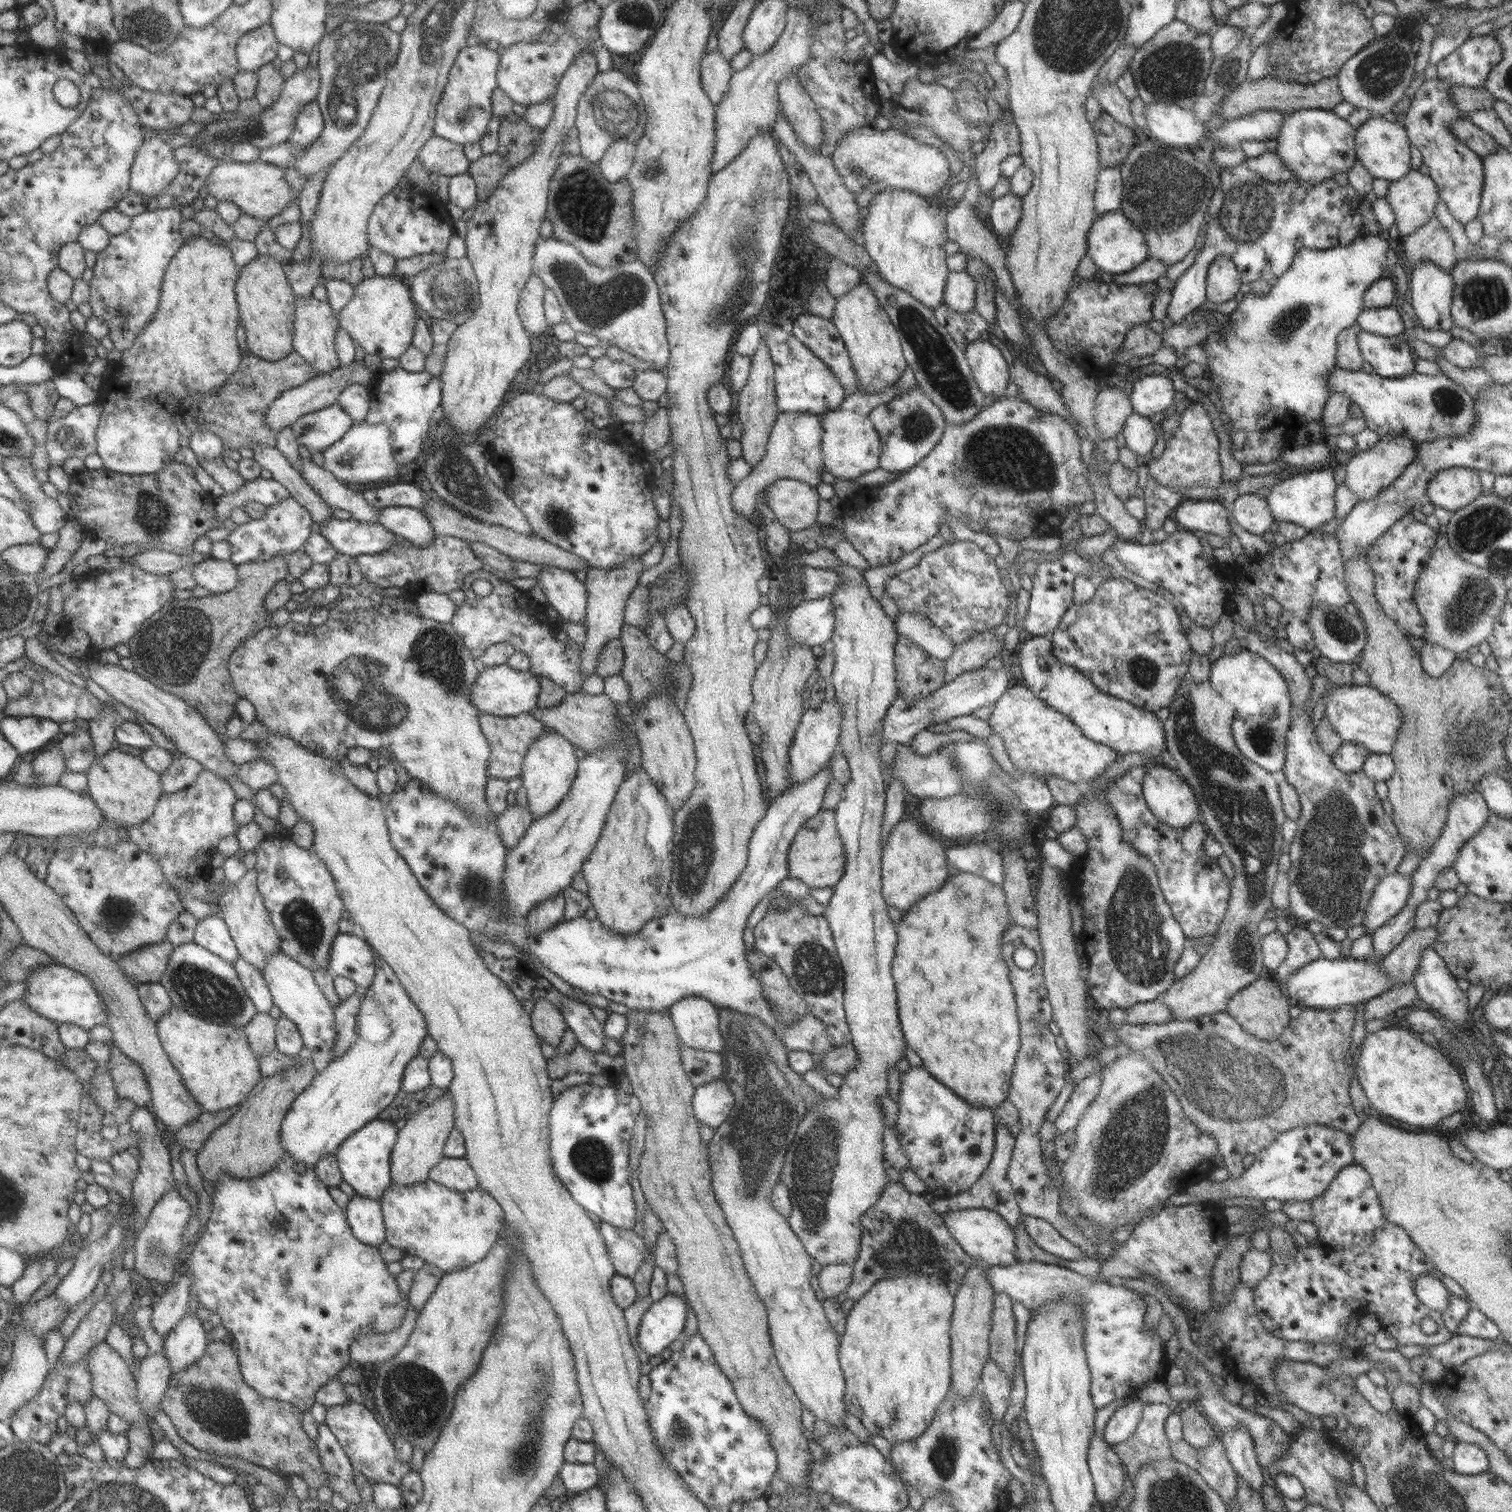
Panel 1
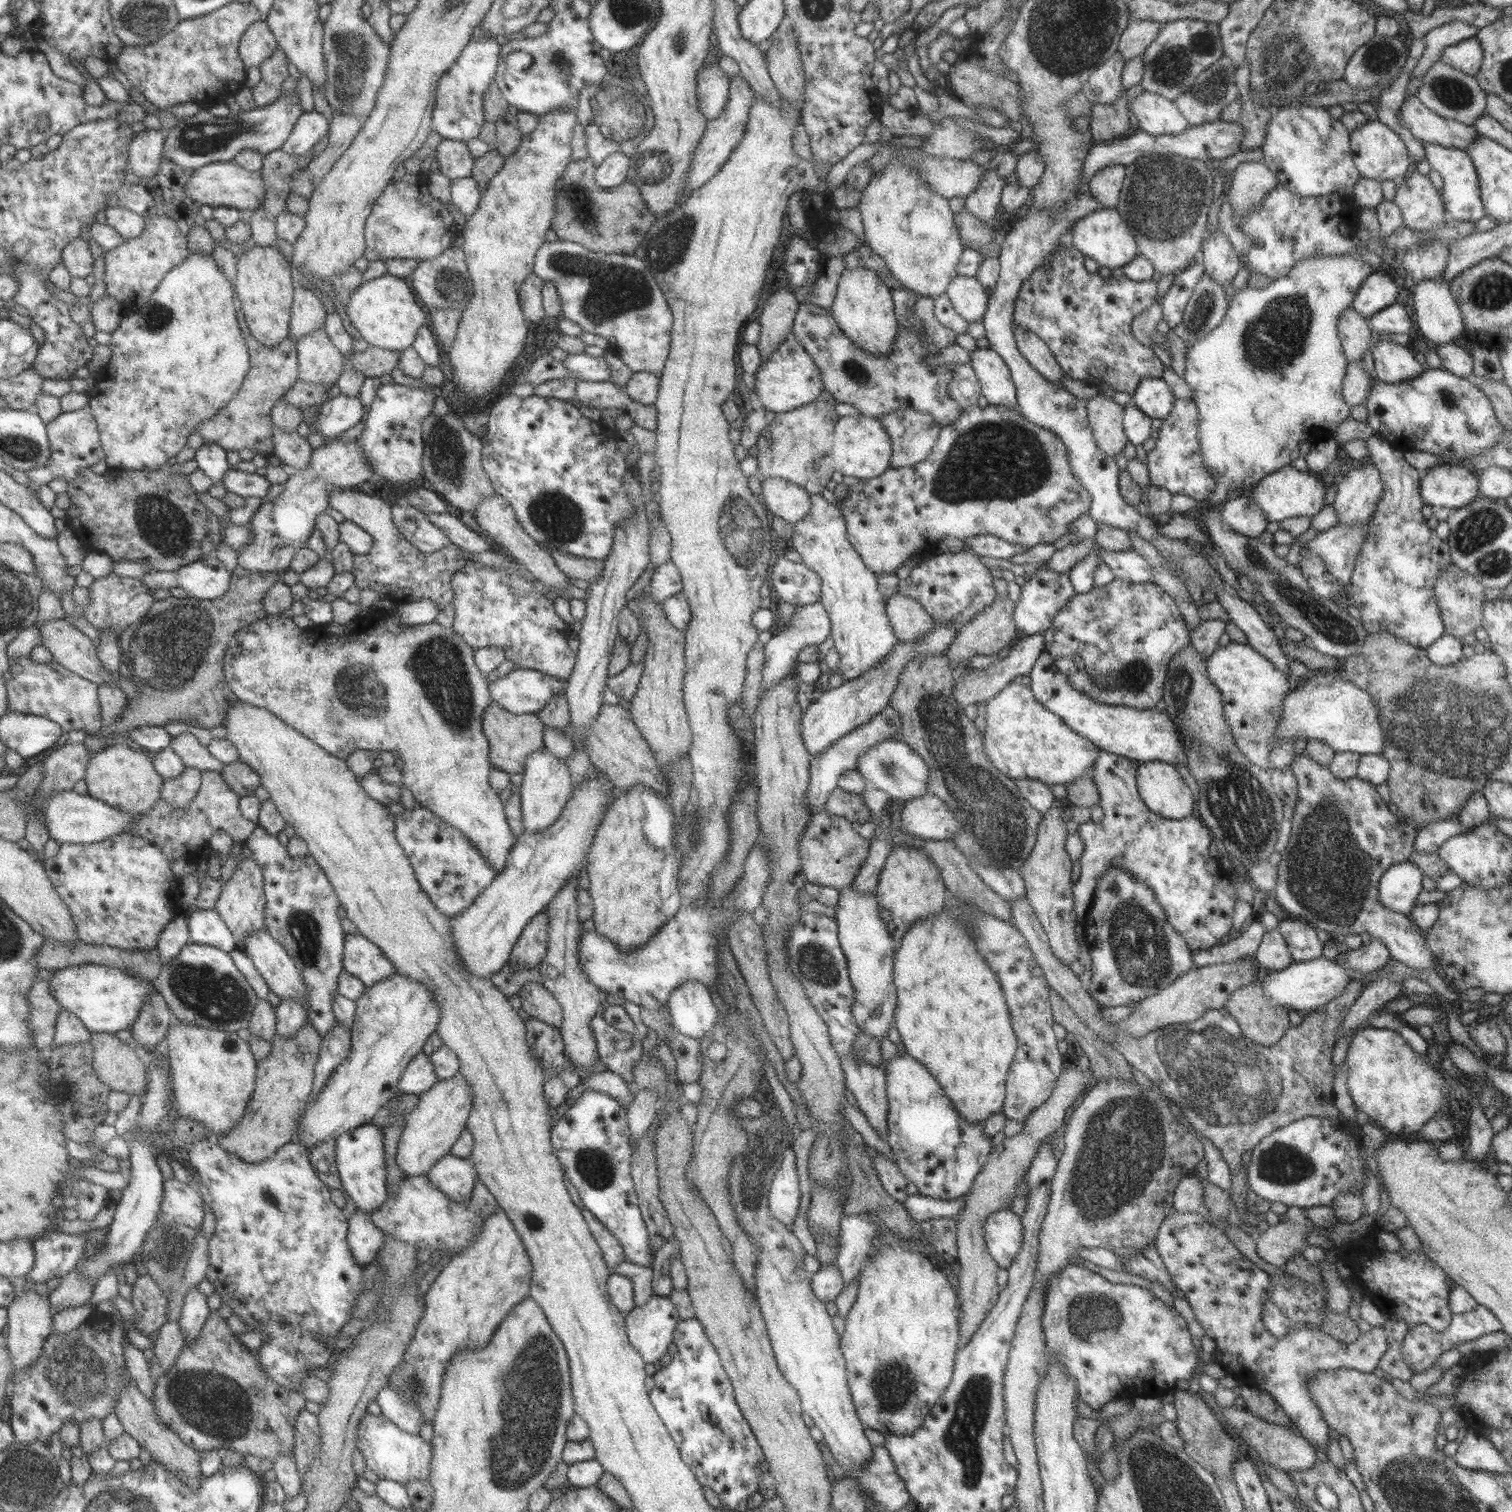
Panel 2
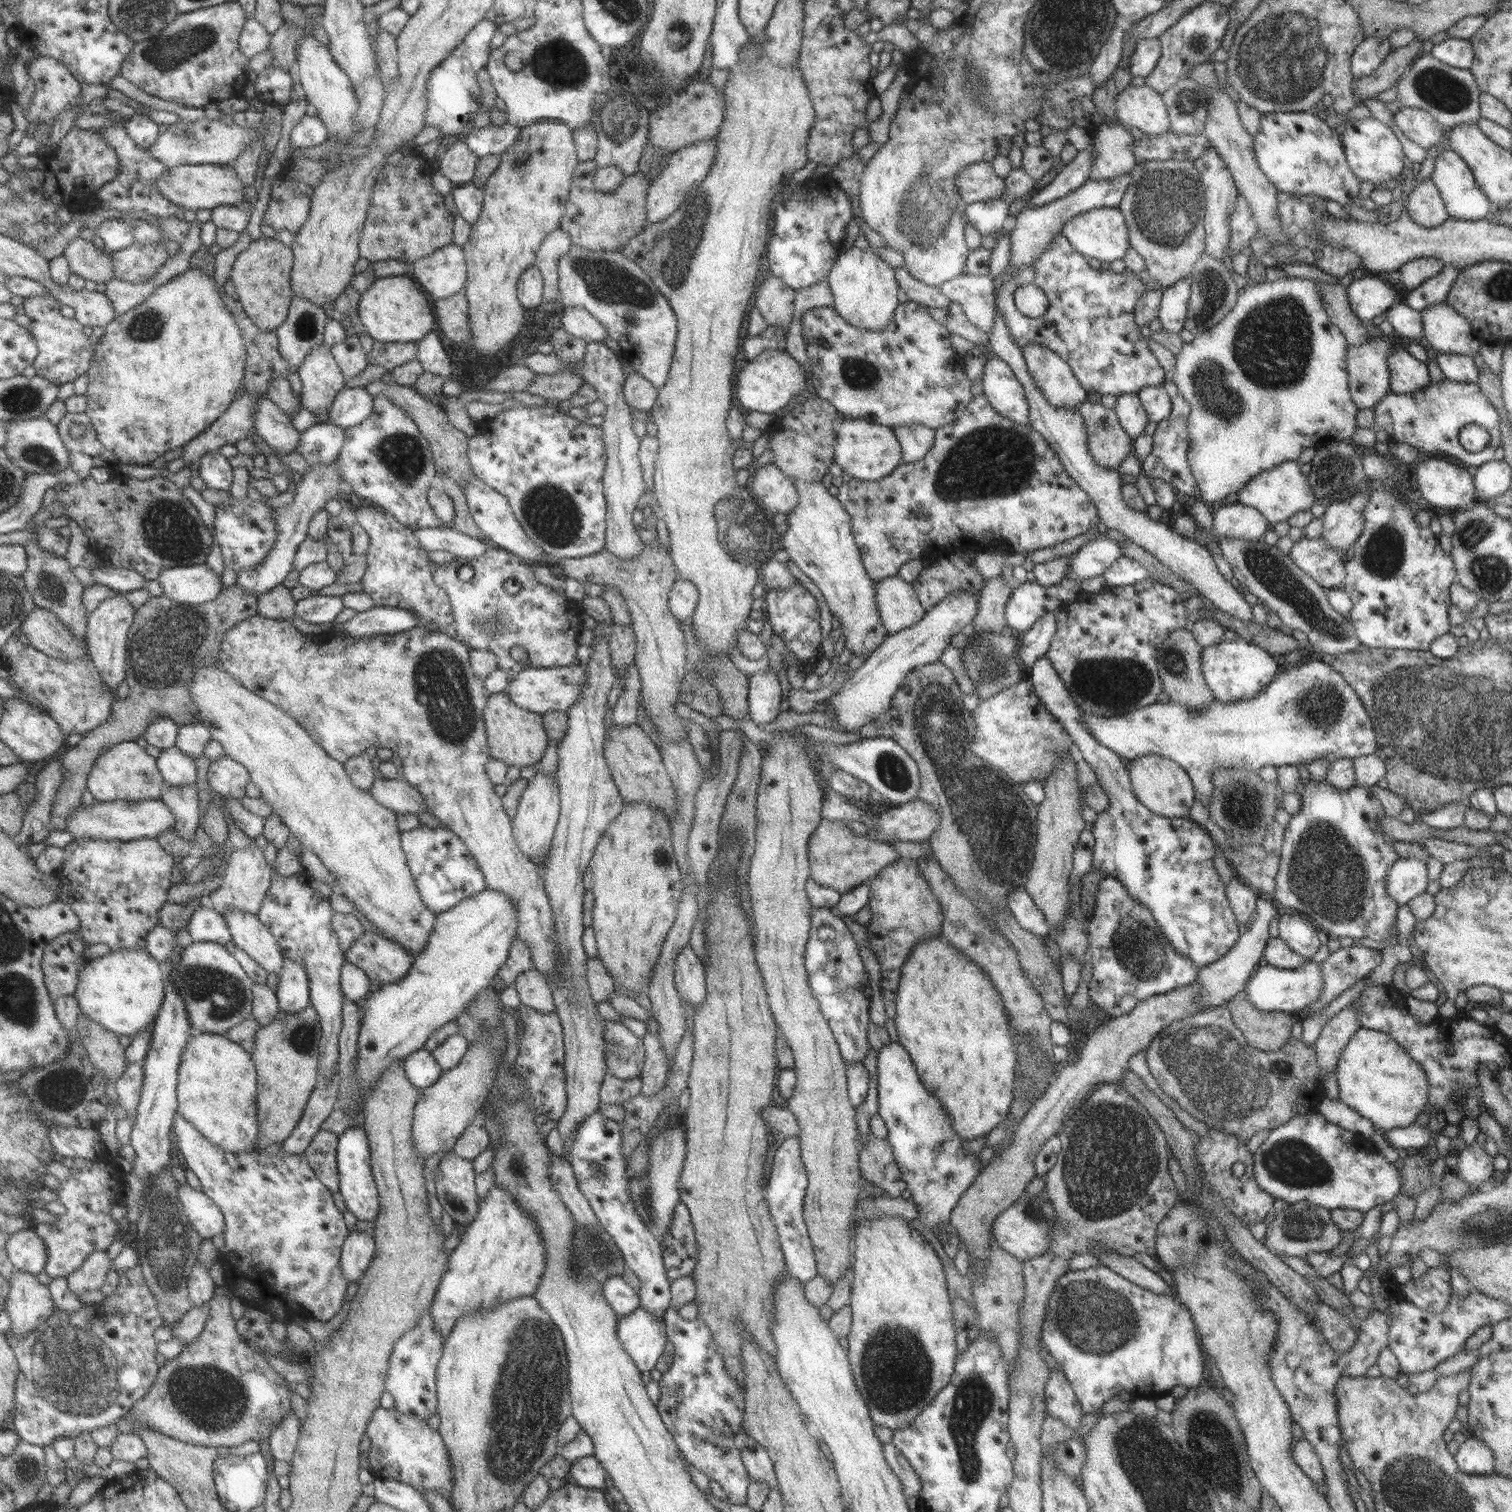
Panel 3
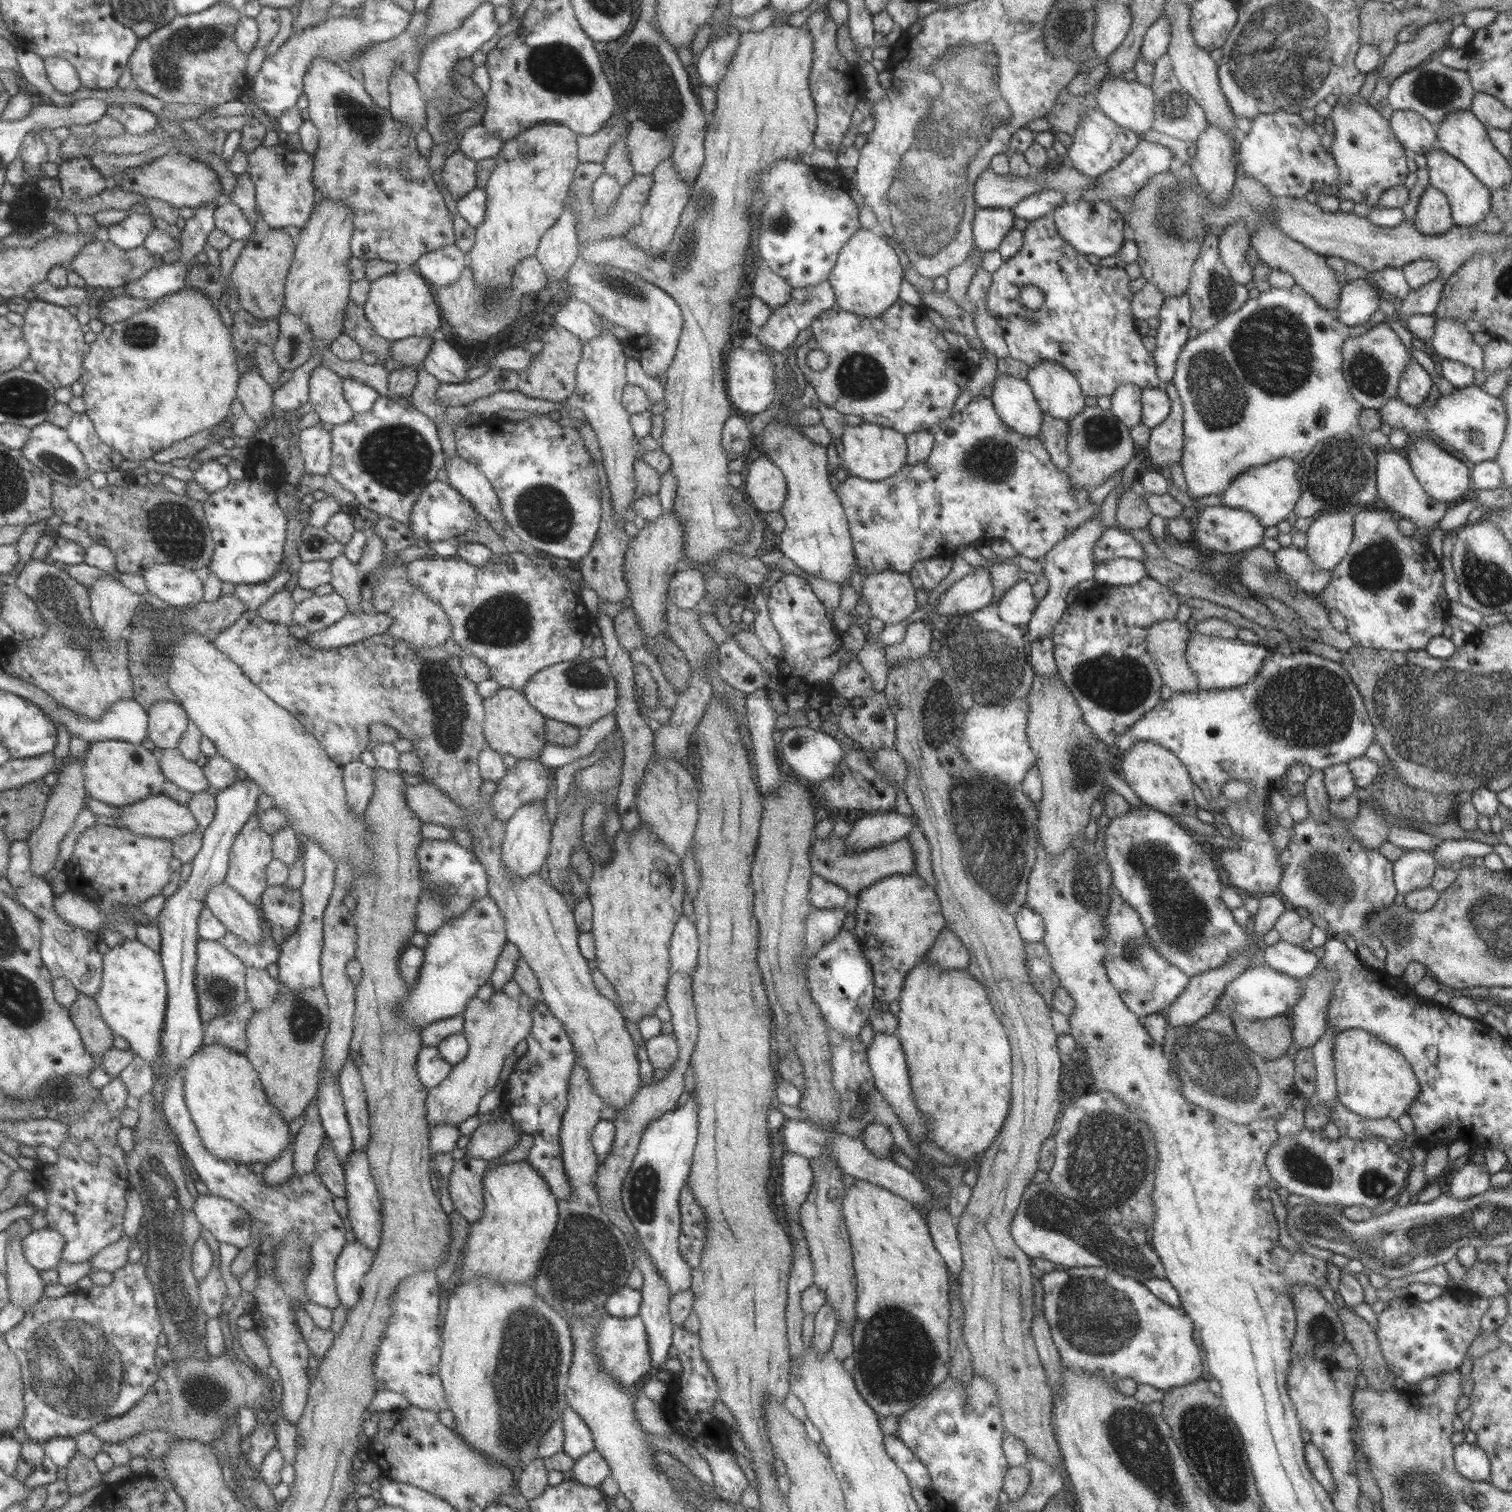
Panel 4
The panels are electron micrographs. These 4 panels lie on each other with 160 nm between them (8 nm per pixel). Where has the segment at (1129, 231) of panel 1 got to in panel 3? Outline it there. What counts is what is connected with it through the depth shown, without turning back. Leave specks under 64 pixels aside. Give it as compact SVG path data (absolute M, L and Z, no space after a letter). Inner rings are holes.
M1102 207L1083 212L1068 220L1060 232L1067 242L1087 260L1095 258L1099 262L1111 263L1122 258L1130 247L1128 228L1124 217L1116 207Z

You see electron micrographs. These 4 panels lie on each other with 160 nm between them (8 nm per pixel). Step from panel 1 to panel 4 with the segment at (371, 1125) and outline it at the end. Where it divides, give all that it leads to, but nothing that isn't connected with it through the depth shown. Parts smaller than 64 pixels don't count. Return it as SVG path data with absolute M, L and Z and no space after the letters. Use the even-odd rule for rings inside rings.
M361 1150L349 1152L349 1158L342 1166L346 1190L347 1218L351 1222L351 1230L355 1234L355 1241L359 1241L373 1252L376 1251L378 1241L381 1240L381 1211L378 1192L370 1175L368 1159Z

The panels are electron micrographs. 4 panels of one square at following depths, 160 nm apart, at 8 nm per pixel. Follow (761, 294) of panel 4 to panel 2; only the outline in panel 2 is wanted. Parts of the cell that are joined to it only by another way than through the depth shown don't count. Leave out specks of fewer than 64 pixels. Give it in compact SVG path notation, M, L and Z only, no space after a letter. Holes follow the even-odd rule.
M782 287L765 299L757 316L760 335L756 344L760 354L759 366L767 362L775 349L790 337L796 310L800 302L787 287Z

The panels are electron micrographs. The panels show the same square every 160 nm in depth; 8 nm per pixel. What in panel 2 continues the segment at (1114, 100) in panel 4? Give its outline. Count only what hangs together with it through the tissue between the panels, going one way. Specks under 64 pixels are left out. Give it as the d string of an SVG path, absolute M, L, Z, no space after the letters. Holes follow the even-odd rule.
M1142 91L1130 107L1139 122L1139 130L1153 137L1179 135L1189 126L1177 105L1158 94Z

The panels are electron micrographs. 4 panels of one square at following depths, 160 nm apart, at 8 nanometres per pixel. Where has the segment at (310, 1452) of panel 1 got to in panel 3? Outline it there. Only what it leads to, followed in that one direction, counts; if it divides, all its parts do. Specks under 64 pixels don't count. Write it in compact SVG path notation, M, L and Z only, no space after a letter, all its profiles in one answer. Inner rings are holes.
M214 1295L208 1300L208 1316L197 1338L159 1369L147 1394L138 1401L131 1412L117 1422L120 1434L136 1432L139 1425L145 1425L187 1444L211 1448L224 1446L232 1450L235 1446L245 1444L247 1440L261 1443L290 1413L290 1389L293 1390L293 1386L274 1372L273 1368L269 1368L262 1352L237 1334L234 1318L230 1315L231 1300L233 1298L230 1295Z

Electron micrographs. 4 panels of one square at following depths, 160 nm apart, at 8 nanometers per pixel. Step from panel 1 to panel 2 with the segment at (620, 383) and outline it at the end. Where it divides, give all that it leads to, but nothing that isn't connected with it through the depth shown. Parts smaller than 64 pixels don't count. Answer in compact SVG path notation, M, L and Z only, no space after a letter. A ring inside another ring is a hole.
M568 354L561 361L568 373L577 380L588 380L591 382L603 382L610 380L610 368L603 357L592 357L588 354Z

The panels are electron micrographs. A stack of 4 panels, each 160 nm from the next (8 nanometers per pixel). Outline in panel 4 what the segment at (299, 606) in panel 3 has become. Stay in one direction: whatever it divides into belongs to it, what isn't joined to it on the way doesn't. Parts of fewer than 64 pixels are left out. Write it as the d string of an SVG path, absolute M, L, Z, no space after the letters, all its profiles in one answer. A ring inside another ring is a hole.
M334 590L322 596L312 595L293 608L293 624L313 633L337 622L346 614L345 599Z

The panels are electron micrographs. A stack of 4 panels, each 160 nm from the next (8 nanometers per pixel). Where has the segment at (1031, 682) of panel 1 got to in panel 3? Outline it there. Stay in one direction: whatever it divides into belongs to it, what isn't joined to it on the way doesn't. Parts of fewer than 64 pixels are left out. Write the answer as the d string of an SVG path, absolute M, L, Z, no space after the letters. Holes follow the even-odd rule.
M1305 658L1289 669L1280 669L1269 685L1251 698L1225 704L1214 700L1199 712L1189 712L1184 706L1168 701L1108 717L1083 713L1080 718L1093 739L1120 758L1130 761L1143 755L1156 755L1178 764L1190 778L1195 798L1205 807L1212 791L1210 774L1213 771L1235 767L1257 772L1265 765L1277 768L1284 764L1305 765L1311 760L1353 760L1374 754L1376 750L1376 736L1364 704L1349 684L1319 658Z

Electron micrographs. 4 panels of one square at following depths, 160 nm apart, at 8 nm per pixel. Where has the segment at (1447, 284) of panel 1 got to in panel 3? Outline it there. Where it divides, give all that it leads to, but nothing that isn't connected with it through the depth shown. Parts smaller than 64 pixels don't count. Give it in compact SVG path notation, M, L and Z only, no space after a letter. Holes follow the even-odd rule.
M1437 301L1420 310L1423 335L1439 353L1461 353L1473 356L1479 340L1470 324L1449 304Z

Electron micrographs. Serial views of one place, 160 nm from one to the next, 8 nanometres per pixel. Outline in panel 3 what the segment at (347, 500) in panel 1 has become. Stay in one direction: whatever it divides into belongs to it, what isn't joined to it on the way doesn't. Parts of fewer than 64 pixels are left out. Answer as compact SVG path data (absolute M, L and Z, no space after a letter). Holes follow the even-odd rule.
M265 394L255 404L253 420L257 436L276 453L287 454L296 450L300 433L291 425L290 418L281 413ZM357 506L352 512L355 522L363 528L369 537L369 544L366 553L363 555L366 562L366 570L358 582L360 591L368 594L373 599L374 606L389 606L411 610L417 616L417 626L423 630L432 632L431 623L437 624L435 632L444 632L444 627L454 623L450 600L447 593L433 582L432 570L436 564L429 558L428 552L423 550L409 527L403 526L392 514L380 507Z

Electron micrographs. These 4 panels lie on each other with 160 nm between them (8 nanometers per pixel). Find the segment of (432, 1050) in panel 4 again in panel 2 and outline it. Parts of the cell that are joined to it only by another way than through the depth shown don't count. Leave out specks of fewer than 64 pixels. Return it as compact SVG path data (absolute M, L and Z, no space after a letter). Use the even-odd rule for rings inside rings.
M418 1052L407 1063L396 1088L400 1093L421 1095L437 1082L430 1058Z

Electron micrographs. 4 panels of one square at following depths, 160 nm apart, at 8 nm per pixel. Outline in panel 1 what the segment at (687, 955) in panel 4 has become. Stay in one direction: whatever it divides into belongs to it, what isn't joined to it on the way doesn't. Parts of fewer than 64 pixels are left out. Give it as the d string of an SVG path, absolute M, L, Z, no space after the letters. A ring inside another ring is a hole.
M686 996L669 1008L678 1042L695 1050L721 1052L723 1041L717 1025L717 1005L699 998Z

